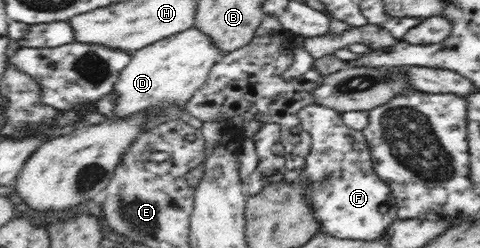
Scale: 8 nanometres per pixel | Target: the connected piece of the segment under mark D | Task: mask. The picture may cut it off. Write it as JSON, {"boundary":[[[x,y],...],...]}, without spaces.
{"boundary":[[[194,26],[136,50],[131,53],[128,65],[120,72],[113,85],[113,93],[117,98],[111,116],[126,119],[136,113],[143,113],[143,127],[146,131],[172,120],[182,120],[194,127],[200,127],[202,123],[186,111],[185,105],[202,87],[221,56],[222,53],[214,42]]]}

